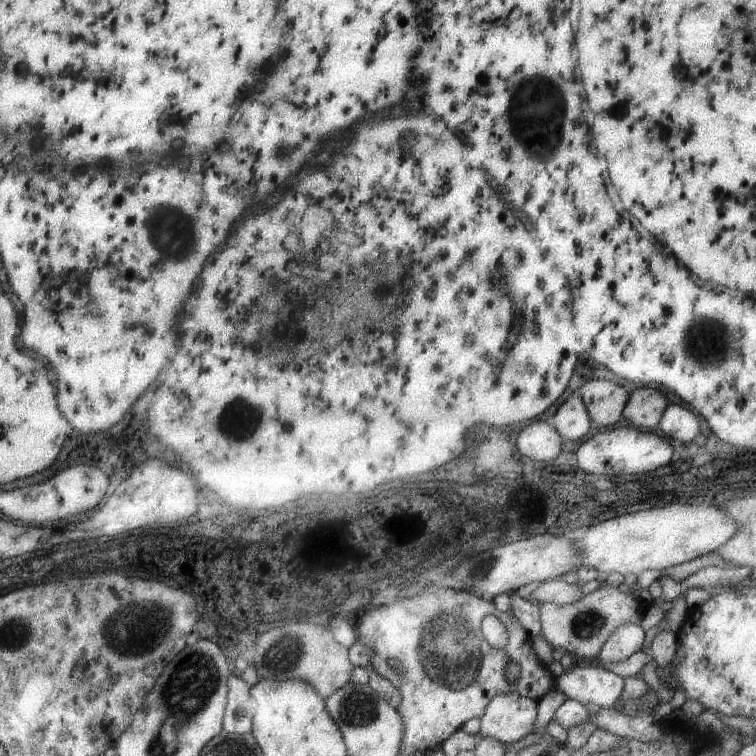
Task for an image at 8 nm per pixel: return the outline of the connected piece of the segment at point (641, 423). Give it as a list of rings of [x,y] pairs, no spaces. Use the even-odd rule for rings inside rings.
[[[636,388],[628,397],[623,416],[638,429],[654,431],[668,408],[666,404],[668,402],[662,392],[650,388]]]

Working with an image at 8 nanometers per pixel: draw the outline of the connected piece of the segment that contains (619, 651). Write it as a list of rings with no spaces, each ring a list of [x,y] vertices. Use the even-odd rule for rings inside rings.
[[[624,624],[616,628],[606,640],[597,661],[610,664],[622,662],[644,646],[645,630],[640,624]]]

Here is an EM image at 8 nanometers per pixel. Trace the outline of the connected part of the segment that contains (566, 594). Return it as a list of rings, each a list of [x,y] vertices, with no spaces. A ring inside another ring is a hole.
[[[550,579],[541,583],[531,594],[531,599],[536,603],[554,603],[565,605],[576,602],[584,598],[586,594],[582,593],[582,584],[570,584],[563,579]]]

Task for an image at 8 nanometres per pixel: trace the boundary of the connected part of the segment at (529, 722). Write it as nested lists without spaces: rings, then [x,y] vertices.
[[[518,690],[499,694],[481,718],[480,732],[484,737],[500,738],[507,744],[526,738],[536,722],[538,701]]]

